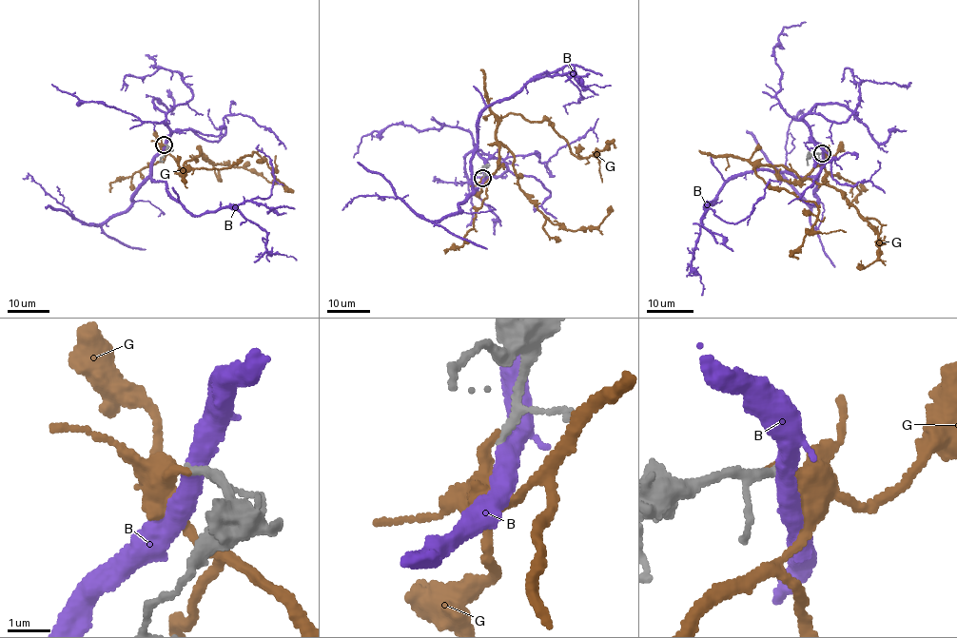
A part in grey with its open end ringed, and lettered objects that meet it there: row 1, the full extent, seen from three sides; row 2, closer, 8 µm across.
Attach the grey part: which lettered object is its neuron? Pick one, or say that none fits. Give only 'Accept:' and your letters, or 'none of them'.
Accept: none of them

